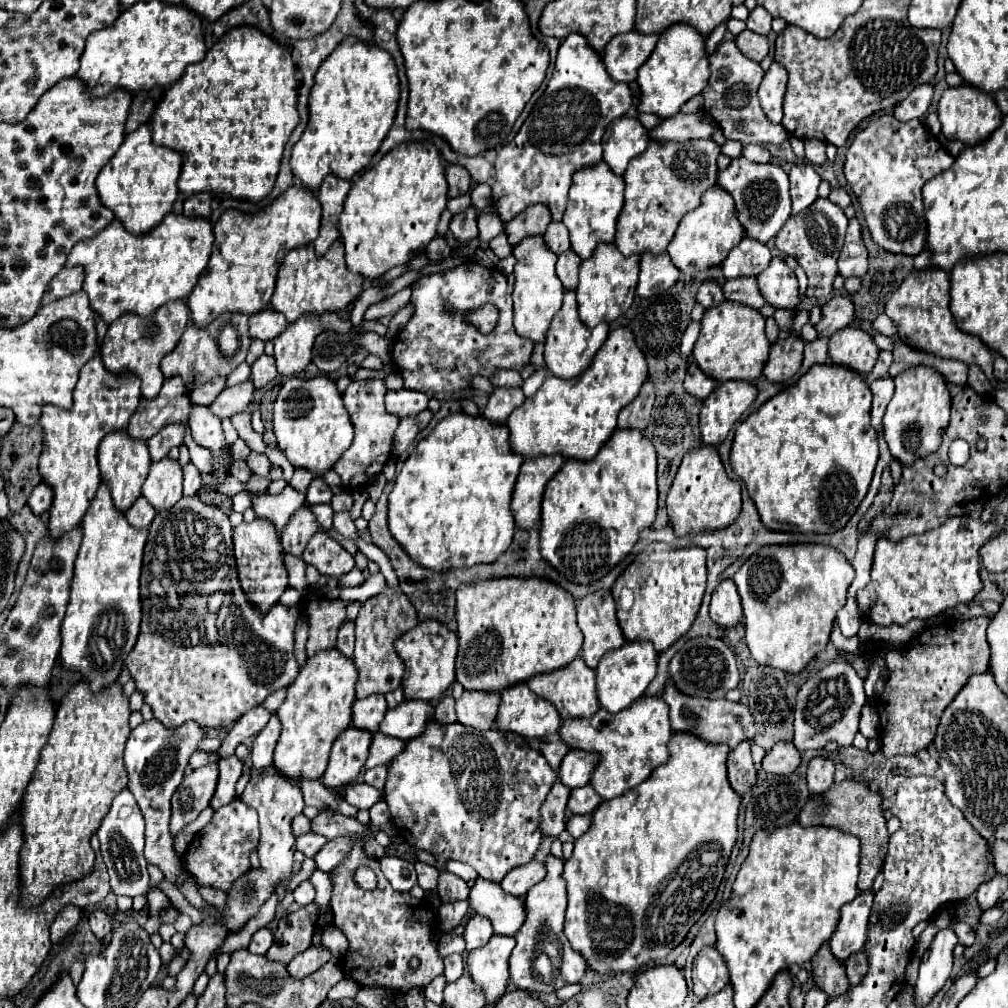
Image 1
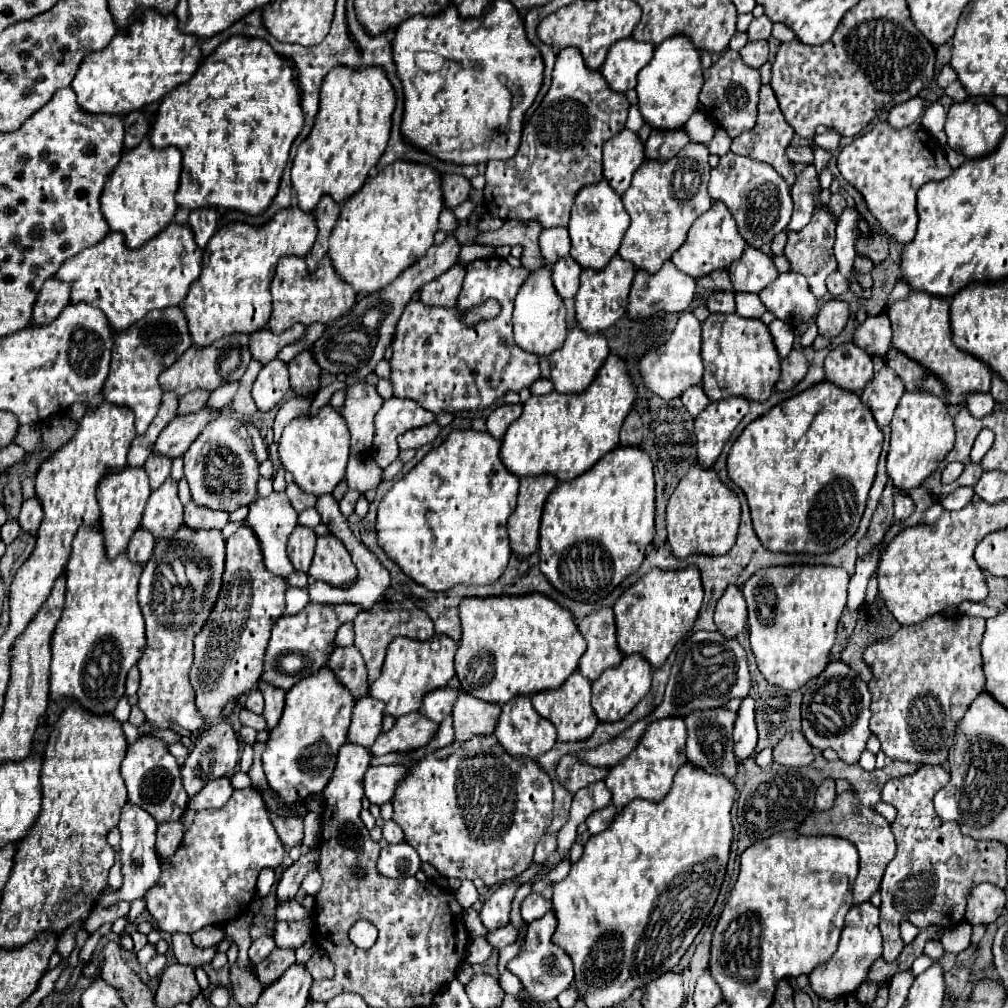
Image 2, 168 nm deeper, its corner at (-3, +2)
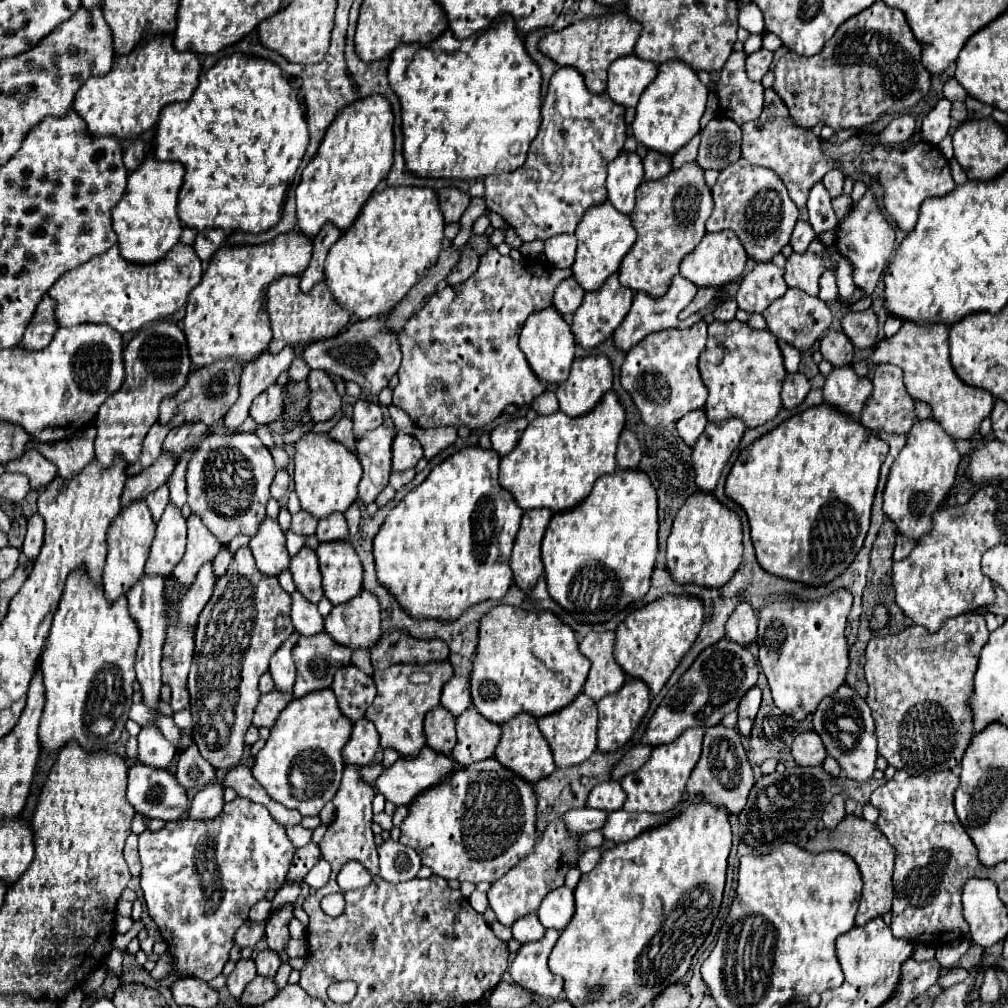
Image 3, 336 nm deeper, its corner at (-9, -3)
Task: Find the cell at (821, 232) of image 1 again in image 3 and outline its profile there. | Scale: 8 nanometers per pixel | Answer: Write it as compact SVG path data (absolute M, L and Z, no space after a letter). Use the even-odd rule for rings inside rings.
M815 237L805 253L793 253L787 259L787 267L785 267L787 285L799 287L799 289L807 291L809 295L817 297L819 295L819 279L827 271L823 265L823 261L827 257L833 263L837 263L841 259L841 253L837 251L835 245L825 245L819 237Z

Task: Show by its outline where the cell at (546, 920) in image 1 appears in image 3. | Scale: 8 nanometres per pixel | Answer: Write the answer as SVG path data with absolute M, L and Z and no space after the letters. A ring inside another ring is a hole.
M547 929L539 941L527 943L517 951L509 967L509 973L517 985L539 997L559 999L563 995L563 979L553 975L547 967L547 957L557 939L559 931Z

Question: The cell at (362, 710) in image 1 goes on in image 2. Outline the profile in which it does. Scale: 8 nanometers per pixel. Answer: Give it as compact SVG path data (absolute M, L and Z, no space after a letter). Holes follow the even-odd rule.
M369 696L359 698L353 708L347 740L363 748L371 748L375 738L381 734L381 722L383 722L383 702L373 700Z

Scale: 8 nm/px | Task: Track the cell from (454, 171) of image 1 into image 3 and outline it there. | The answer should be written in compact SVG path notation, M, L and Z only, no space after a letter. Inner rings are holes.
M457 187L439 189L437 197L439 197L439 205L441 205L441 211L443 211L443 217L447 223L455 223L471 201L471 197Z

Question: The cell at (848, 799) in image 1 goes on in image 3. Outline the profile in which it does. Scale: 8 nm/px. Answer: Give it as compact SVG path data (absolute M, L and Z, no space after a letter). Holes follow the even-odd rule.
M845 815L843 821L833 831L827 831L823 827L805 845L805 849L811 853L823 853L823 851L833 851L833 849L843 851L849 857L853 857L855 863L859 865L859 871L863 877L863 895L861 895L857 917L855 917L855 925L865 925L869 919L885 915L891 909L891 901L893 901L891 875L893 875L893 865L895 865L895 849L889 845L885 835L875 827L877 827L875 823L869 823L863 817Z

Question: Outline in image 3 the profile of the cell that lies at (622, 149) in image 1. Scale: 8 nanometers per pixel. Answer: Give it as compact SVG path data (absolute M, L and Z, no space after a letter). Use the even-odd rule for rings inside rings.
M623 151L611 165L607 175L607 193L613 207L621 213L631 213L635 207L635 189L643 183L643 163L637 153Z

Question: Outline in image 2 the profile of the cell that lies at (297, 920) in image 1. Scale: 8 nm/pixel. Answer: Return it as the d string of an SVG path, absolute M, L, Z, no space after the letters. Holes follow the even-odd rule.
M275 948L273 954L269 958L265 958L263 962L259 962L259 966L255 968L261 986L269 986L271 982L275 982L293 962L295 962L295 952L293 950Z

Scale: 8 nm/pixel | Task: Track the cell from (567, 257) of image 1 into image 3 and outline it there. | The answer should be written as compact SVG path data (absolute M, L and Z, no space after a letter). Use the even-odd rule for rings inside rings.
M567 277L559 283L559 287L555 289L555 297L553 297L553 307L561 313L561 315L567 315L567 313L575 313L577 307L581 305L581 299L583 299L585 291L579 287L579 283L575 281L575 277Z

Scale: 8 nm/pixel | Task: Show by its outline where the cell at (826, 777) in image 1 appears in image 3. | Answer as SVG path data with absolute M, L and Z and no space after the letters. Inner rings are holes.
M835 795L829 803L827 803L827 807L825 807L825 811L823 811L823 823L825 823L825 827L835 827L841 819L843 819L843 815L845 815L845 807L843 807L843 797L841 795Z

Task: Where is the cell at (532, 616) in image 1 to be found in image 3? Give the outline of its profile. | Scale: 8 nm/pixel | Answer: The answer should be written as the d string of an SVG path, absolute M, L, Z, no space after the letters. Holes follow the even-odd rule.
M497 605L479 621L479 645L471 671L471 697L475 709L493 723L501 725L517 713L531 713L541 717L563 709L575 699L575 695L581 693L587 671L589 661L579 651L575 631L551 611L525 613L523 609L515 609L511 605Z

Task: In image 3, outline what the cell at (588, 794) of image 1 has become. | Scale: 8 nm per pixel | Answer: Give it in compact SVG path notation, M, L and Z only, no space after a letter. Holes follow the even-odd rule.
M605 781L593 787L593 791L587 797L587 807L601 809L601 811L617 811L625 803L625 791L617 781Z

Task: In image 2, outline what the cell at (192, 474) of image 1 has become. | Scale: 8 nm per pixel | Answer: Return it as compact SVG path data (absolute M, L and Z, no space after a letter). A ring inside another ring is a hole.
M187 504L185 506L185 526L191 530L221 530L227 524L229 514L221 510L207 510L197 504Z

